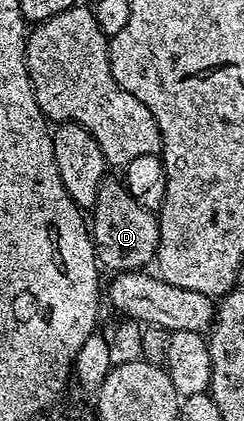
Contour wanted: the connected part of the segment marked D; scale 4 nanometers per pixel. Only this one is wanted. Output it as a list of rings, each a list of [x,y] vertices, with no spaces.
[[[114,175],[107,176],[96,191],[96,203],[88,217],[90,239],[94,242],[94,256],[103,270],[114,269],[115,274],[142,271],[155,260],[160,243],[160,227],[155,210],[140,207],[126,190],[125,184]]]

